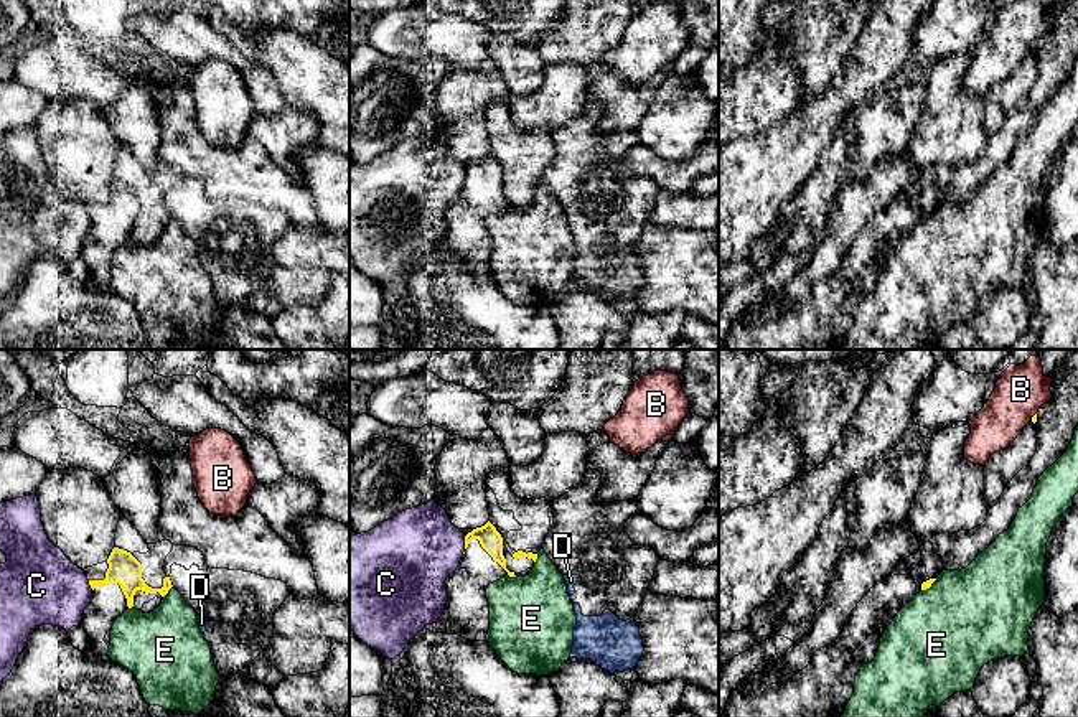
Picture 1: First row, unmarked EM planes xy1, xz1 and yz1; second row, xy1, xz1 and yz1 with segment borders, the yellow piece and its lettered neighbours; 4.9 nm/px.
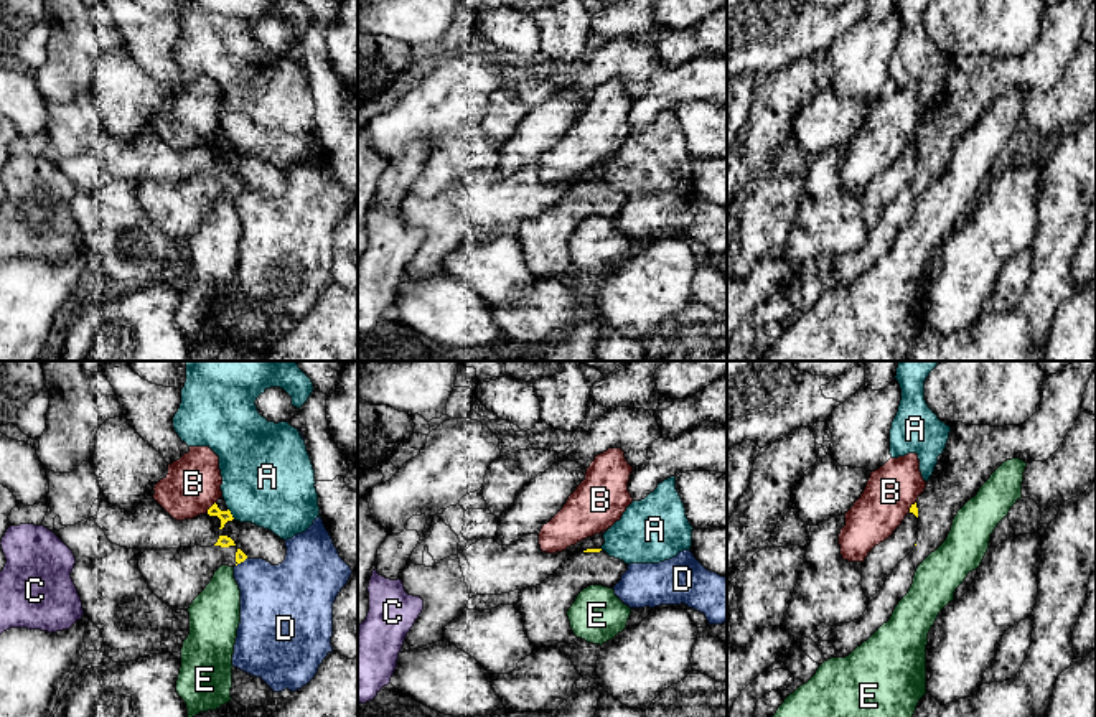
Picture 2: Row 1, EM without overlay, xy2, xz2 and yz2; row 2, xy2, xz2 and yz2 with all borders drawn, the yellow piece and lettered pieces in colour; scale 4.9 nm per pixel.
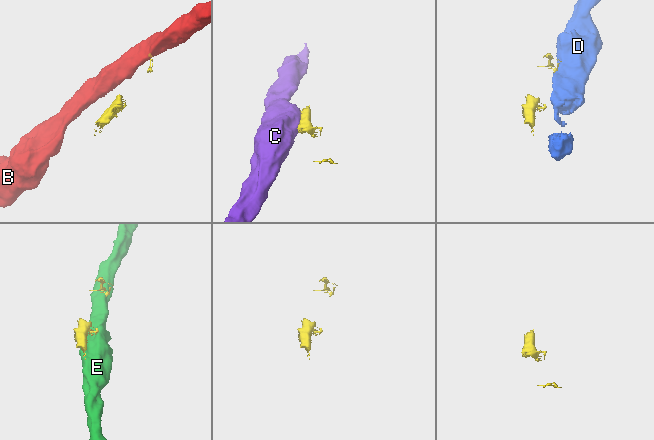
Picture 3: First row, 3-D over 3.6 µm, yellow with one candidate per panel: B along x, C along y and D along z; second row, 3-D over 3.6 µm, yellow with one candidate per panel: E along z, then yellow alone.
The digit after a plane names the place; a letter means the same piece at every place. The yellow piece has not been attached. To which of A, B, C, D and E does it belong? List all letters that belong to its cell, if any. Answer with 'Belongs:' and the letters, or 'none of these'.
Belongs: none of these

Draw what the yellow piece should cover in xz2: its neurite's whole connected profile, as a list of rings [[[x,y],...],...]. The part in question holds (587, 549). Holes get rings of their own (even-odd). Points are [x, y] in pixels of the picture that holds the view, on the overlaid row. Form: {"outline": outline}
{"outline": [[[602,549],[574,552],[541,585],[519,592],[518,610],[534,648],[564,648],[578,641],[570,628],[569,608],[590,585],[613,588],[628,564]]]}

